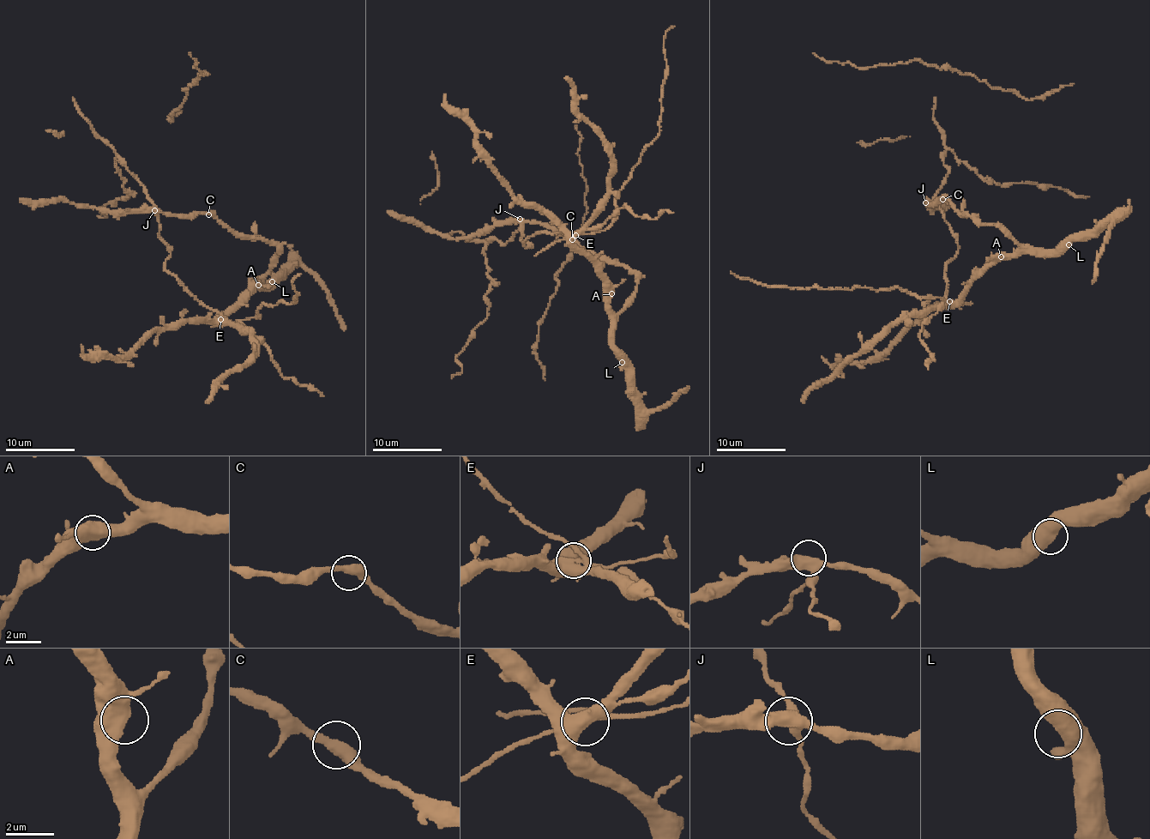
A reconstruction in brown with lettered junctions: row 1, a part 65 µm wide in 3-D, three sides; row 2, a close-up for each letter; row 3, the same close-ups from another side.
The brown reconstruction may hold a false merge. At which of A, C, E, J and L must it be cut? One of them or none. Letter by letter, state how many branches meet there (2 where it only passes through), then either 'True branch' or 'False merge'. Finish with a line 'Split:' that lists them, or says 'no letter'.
A: Branches: 2. True branch
C: Branches: 2. True branch
E: Branches: 3. False merge
J: Branches: 3. True branch
L: Branches: 2. True branch
Split: E

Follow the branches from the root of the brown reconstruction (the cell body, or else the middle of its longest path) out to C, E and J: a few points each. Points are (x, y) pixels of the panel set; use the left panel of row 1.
C: (135, 177), (150, 202), (159, 211), (171, 214), (207, 214)
E: (135, 177), (153, 204), (159, 239), (171, 253), (165, 268), (200, 301), (215, 310), (220, 318)
J: (135, 177), (143, 186), (154, 210)

